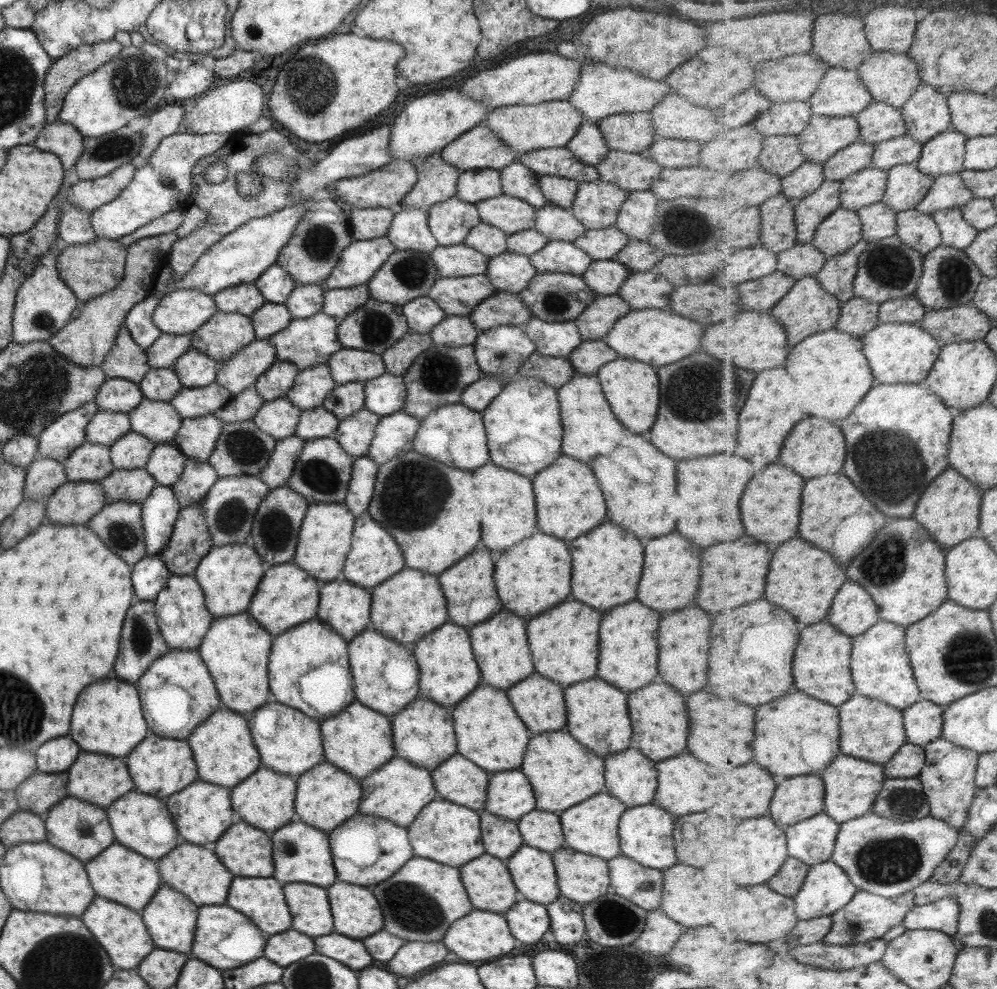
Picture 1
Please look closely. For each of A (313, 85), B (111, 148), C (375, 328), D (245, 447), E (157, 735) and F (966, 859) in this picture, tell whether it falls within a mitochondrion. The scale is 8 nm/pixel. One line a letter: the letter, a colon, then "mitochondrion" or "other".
A: mitochondrion
B: mitochondrion
C: mitochondrion
D: mitochondrion
E: other
F: other

